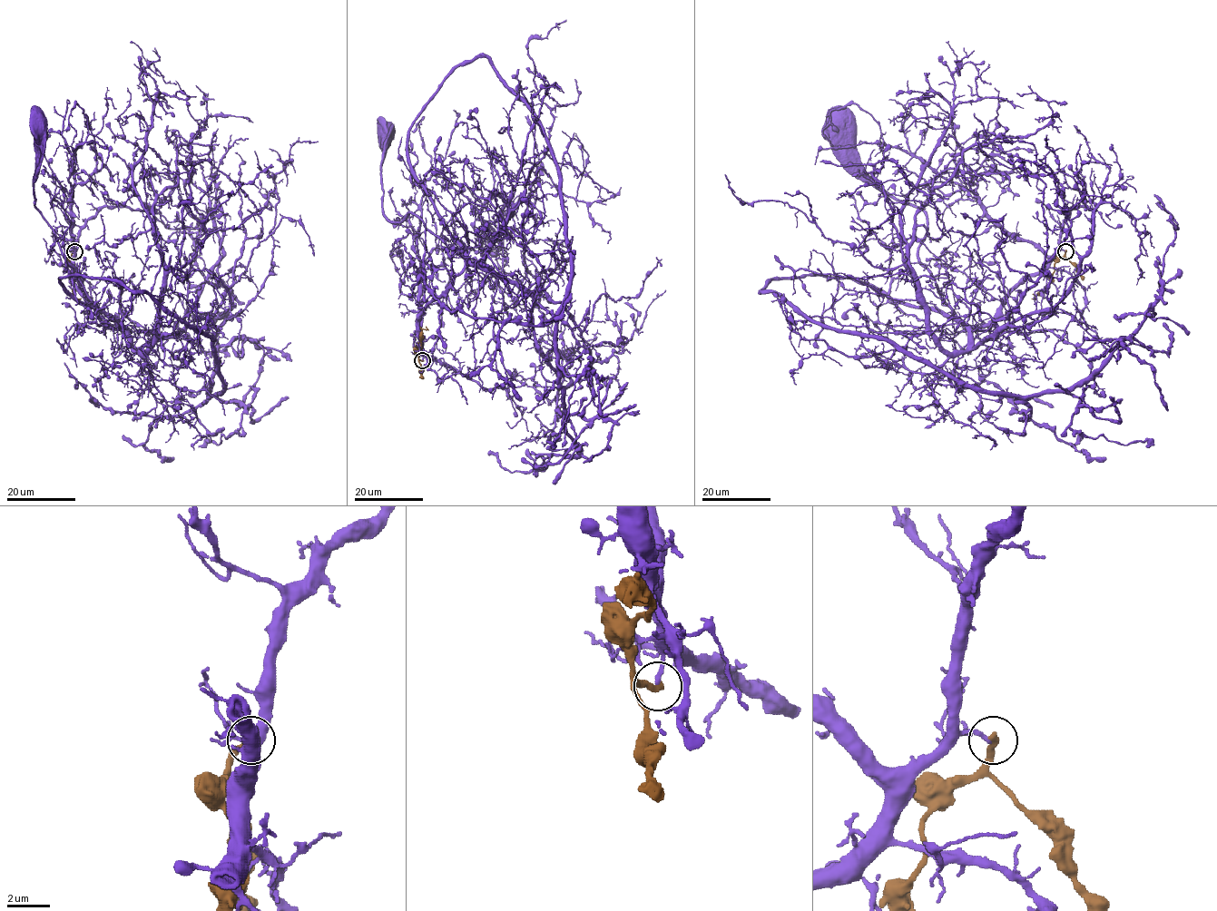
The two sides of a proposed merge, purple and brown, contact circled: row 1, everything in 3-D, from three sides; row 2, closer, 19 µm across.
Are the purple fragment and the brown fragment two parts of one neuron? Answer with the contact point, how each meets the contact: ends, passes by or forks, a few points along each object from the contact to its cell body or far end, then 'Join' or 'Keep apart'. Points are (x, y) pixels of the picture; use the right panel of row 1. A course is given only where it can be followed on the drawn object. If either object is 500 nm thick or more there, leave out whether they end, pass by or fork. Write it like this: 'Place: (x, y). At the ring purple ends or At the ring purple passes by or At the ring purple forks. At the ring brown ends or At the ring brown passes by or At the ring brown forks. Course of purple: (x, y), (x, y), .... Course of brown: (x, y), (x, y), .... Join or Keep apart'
Place: (1065, 251). At the ring purple ends. At the ring brown ends. Course of purple: (1065, 250), (1018, 284), (987, 323), (966, 326), (940, 296), (918, 258), (927, 216), (888, 196), (835, 127). Course of brown: (1065, 250), (1055, 265), (1052, 282), (1035, 298). Keep apart

